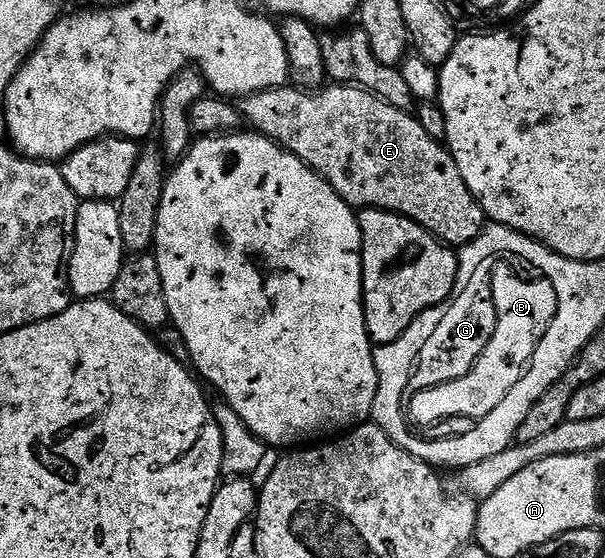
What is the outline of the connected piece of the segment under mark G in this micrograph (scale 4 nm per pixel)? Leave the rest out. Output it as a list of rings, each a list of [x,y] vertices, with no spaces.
[[[498,253],[486,257],[477,270],[474,270],[470,278],[463,283],[448,302],[443,323],[435,327],[435,335],[427,339],[420,352],[417,364],[414,366],[409,383],[405,387],[405,397],[415,396],[419,391],[433,389],[443,382],[453,382],[468,373],[479,355],[491,343],[491,335],[495,335],[495,323],[497,312],[495,311],[495,299],[493,298],[493,269],[502,260]]]

